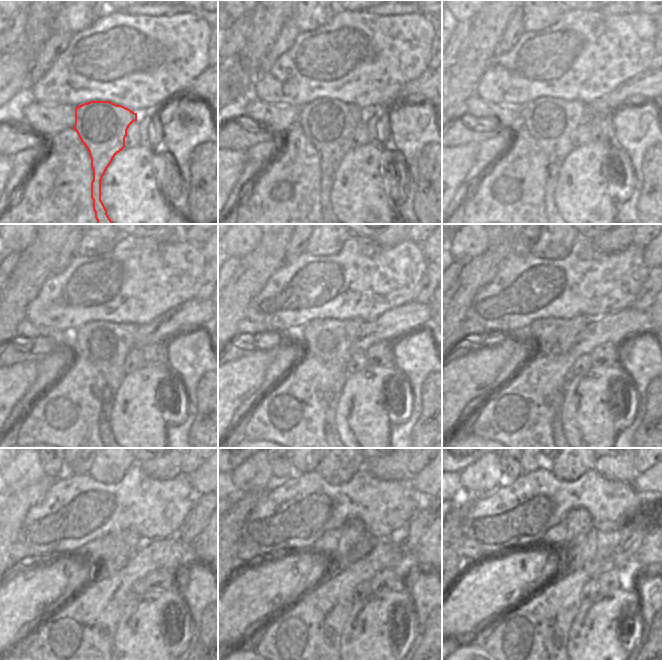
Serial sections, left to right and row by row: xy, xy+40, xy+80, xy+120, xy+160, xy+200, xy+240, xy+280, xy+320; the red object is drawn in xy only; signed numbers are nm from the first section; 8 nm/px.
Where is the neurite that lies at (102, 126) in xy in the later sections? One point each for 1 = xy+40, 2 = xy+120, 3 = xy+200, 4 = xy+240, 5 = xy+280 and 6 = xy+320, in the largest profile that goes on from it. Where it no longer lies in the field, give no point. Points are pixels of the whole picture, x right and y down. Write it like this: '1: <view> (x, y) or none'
1: xy+40 (329, 124)
2: xy+120 (105, 345)
3: xy+200 (554, 337)
4: xy+240 (112, 552)
5: xy+280 (339, 544)
6: xy+320 (578, 522)

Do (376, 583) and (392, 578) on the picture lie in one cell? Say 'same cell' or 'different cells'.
same cell

